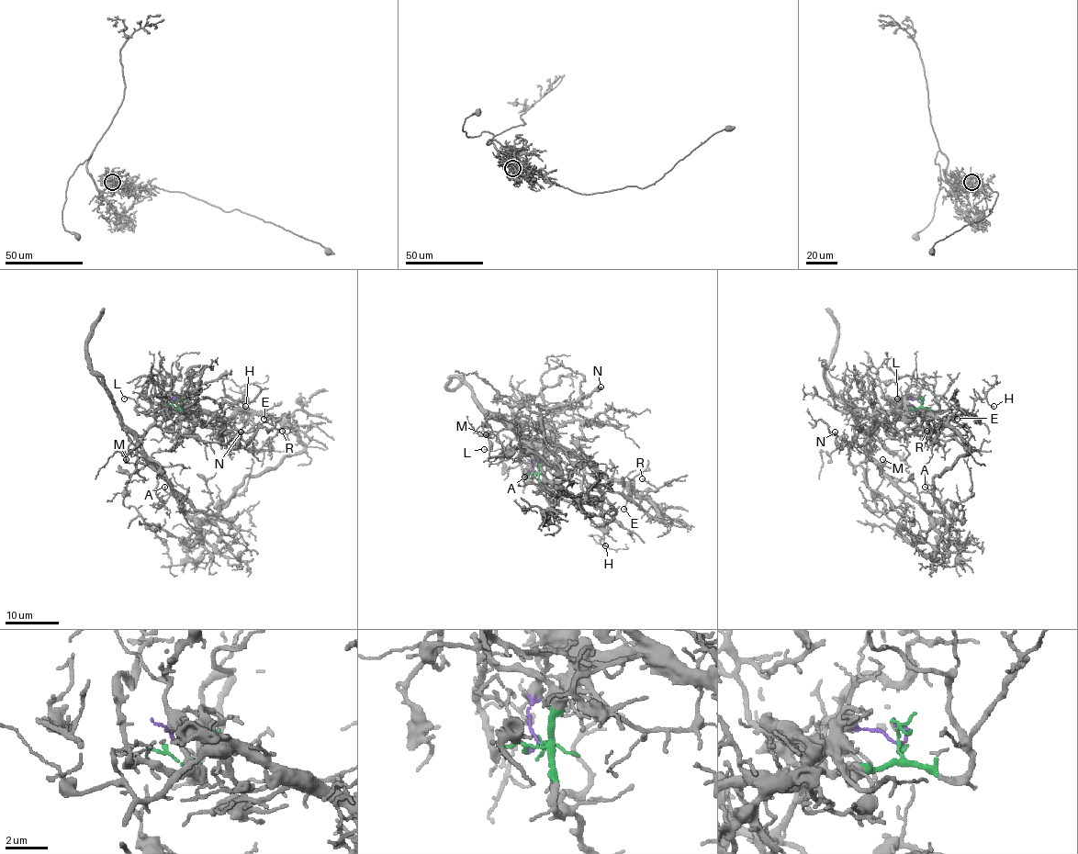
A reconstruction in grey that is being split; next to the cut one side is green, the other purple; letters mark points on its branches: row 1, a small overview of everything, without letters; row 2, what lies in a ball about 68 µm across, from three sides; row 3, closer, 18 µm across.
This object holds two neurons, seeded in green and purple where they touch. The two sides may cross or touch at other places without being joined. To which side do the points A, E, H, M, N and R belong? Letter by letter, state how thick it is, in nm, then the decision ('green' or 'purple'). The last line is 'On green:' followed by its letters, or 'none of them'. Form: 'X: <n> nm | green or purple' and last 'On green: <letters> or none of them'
A: 110 nm | purple
E: 140 nm | green
H: 100 nm | green
M: 110 nm | purple
N: 130 nm | green
R: 150 nm | green
On green: E, H, N, R

